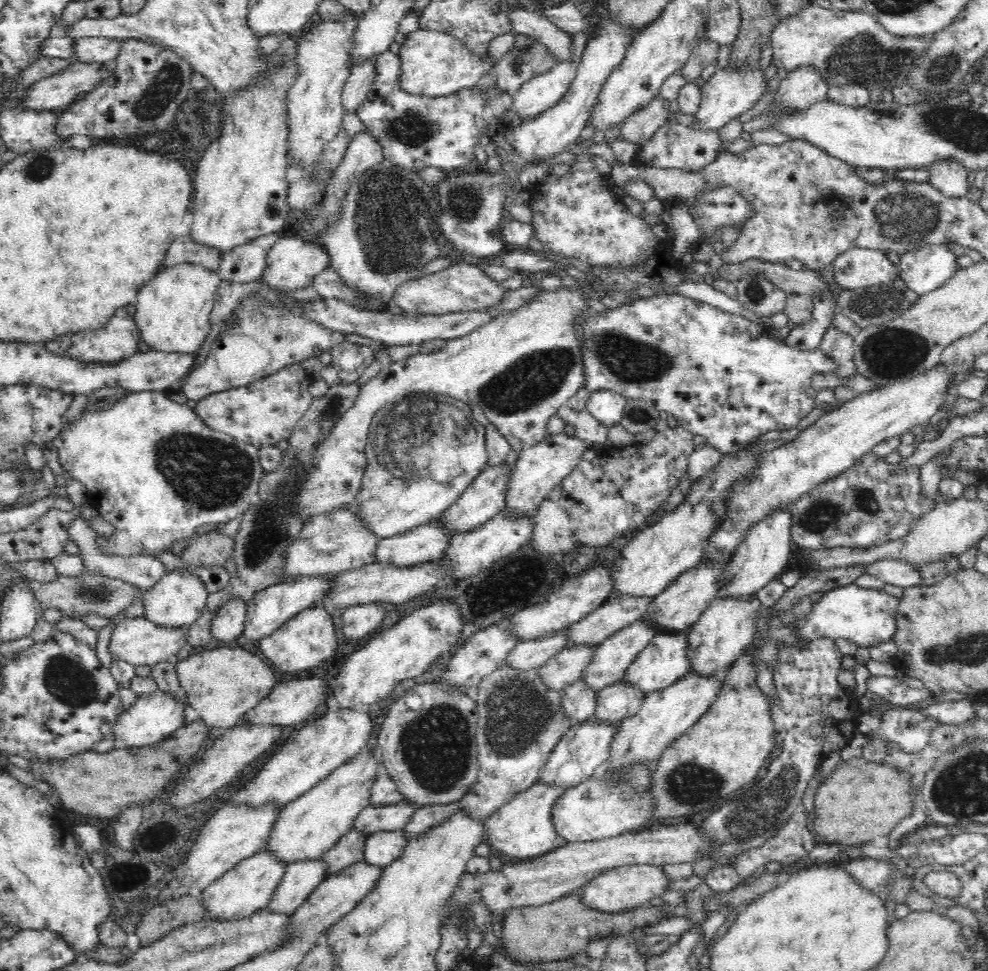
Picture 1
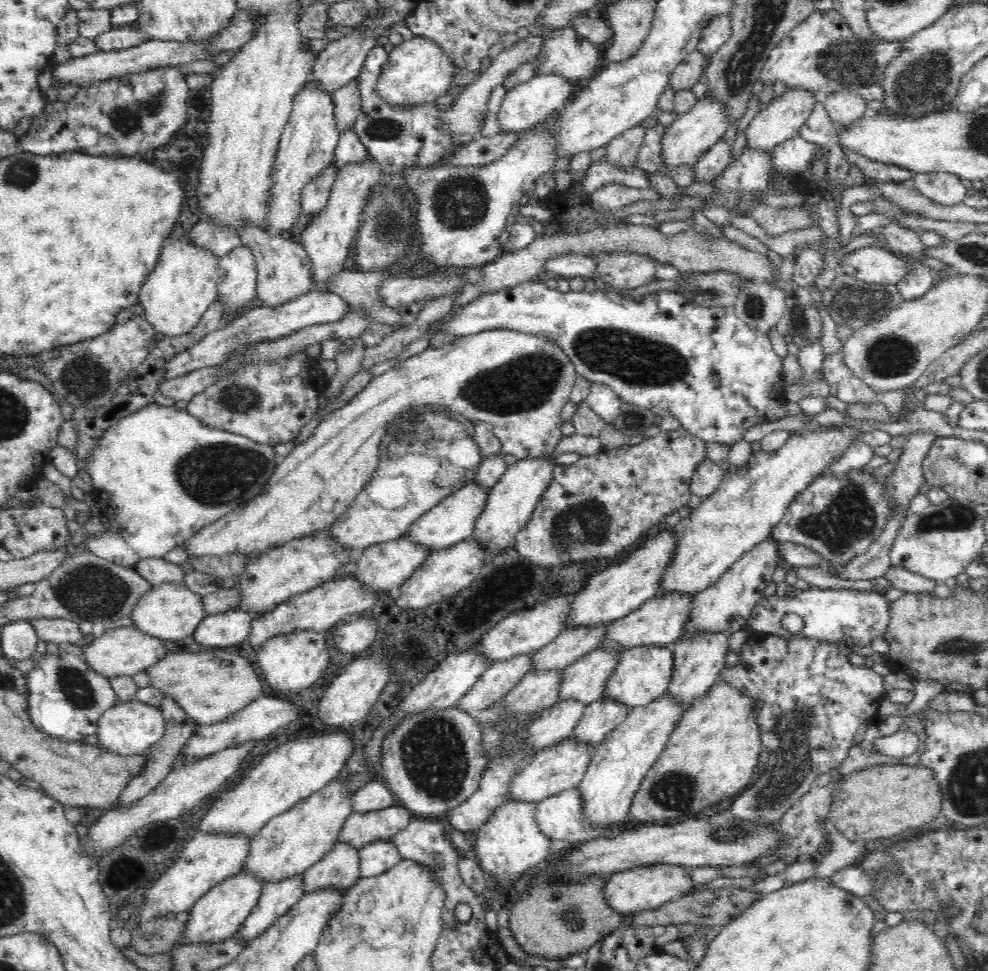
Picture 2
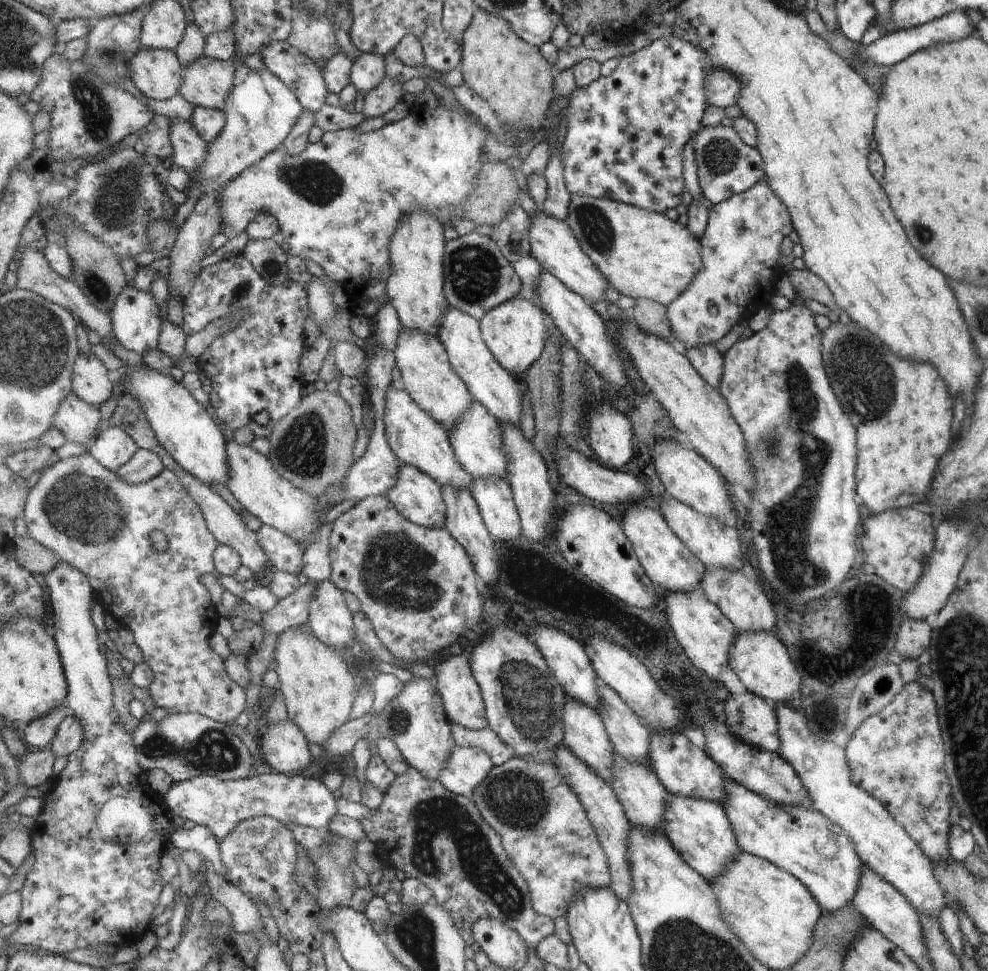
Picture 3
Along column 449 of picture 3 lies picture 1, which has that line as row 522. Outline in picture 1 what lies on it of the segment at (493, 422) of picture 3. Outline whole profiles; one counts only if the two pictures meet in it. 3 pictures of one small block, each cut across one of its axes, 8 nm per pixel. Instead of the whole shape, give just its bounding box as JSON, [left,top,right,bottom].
[374,521,452,568]

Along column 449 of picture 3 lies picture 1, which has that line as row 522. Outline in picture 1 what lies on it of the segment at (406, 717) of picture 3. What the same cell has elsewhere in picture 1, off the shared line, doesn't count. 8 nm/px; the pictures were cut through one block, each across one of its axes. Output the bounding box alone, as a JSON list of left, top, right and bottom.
[700,365,953,563]

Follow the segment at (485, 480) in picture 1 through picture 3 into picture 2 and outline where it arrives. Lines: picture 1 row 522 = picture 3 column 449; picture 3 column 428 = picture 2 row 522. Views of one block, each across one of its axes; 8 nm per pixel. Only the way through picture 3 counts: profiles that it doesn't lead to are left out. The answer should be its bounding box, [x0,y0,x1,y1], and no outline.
[402,483,488,553]

